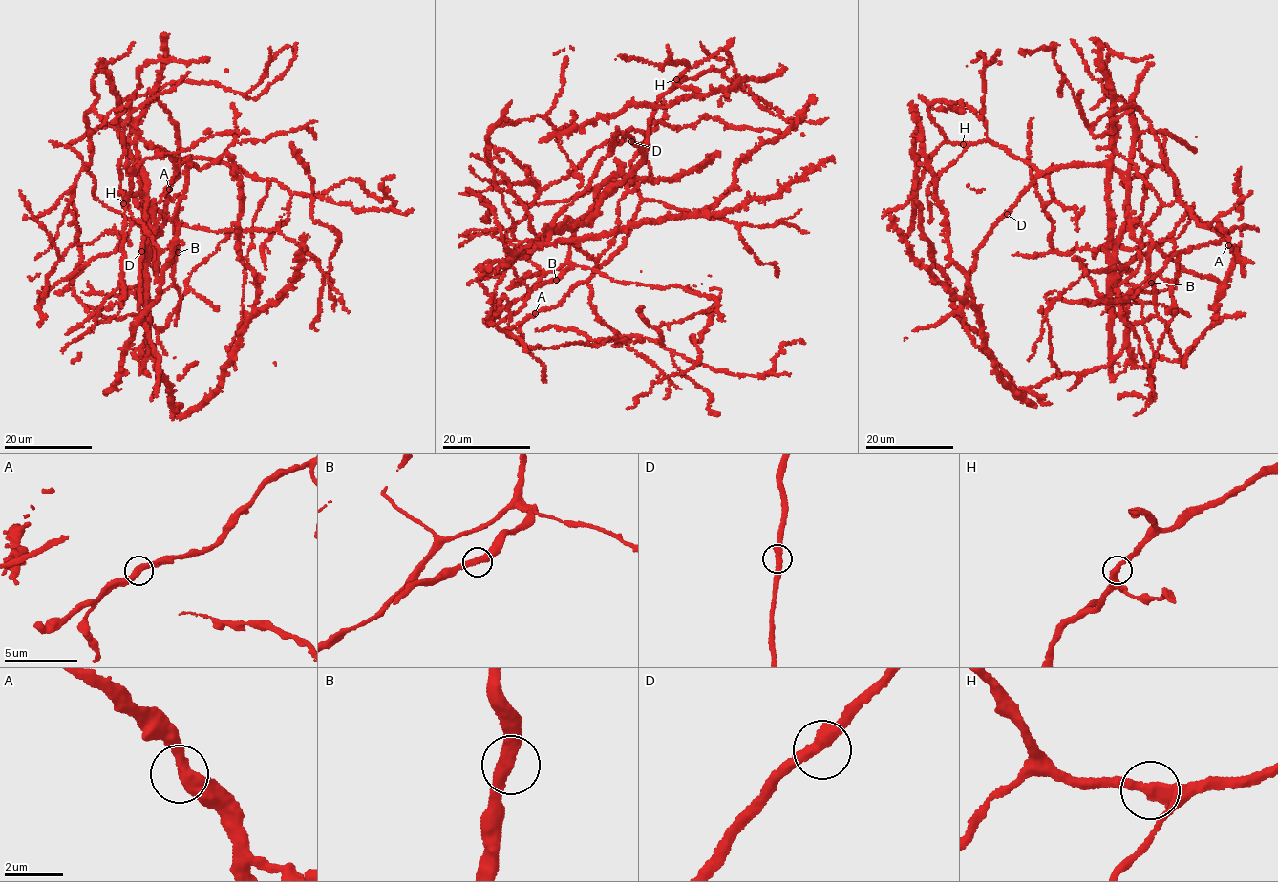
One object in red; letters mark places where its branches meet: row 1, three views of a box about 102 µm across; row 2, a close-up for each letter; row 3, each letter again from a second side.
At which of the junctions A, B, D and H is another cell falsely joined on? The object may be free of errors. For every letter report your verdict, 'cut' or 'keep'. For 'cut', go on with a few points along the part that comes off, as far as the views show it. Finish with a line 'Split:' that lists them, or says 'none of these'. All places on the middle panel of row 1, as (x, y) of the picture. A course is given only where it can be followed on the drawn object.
A: keep
B: keep
D: keep
H: keep
Split: none of these

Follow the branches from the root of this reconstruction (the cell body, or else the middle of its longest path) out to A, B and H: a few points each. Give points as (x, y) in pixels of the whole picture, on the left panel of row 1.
A: (141, 249), (149, 186), (137, 165), (142, 203), (152, 208), (181, 160), (177, 171), (179, 176), (169, 189)
B: (141, 249), (149, 186), (137, 165), (142, 184), (142, 203), (156, 209), (173, 224), (178, 252)
H: (141, 249), (146, 199), (139, 193), (126, 197), (119, 194), (121, 192), (123, 203)

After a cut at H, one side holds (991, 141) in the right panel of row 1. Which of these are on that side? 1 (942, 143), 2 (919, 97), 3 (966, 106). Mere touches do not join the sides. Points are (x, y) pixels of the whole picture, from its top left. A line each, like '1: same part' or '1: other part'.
1: other part
2: other part
3: other part

